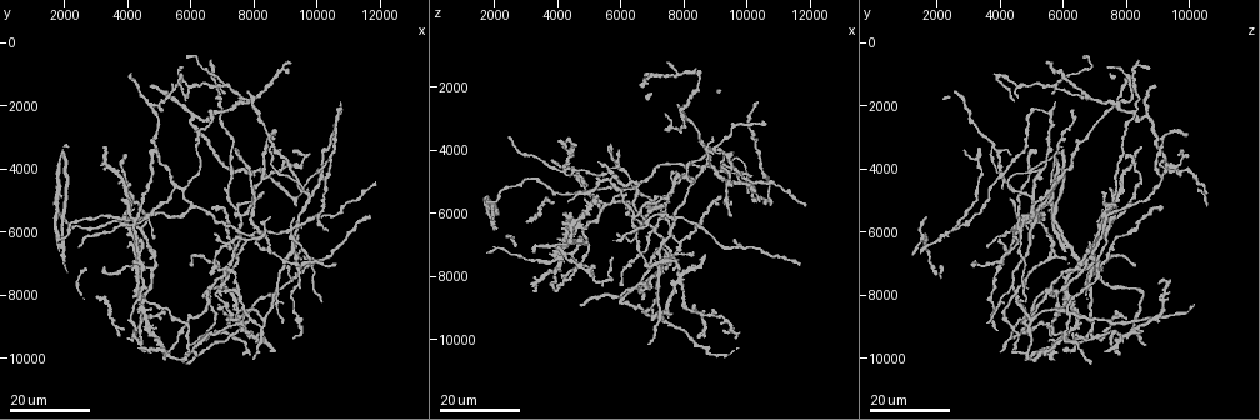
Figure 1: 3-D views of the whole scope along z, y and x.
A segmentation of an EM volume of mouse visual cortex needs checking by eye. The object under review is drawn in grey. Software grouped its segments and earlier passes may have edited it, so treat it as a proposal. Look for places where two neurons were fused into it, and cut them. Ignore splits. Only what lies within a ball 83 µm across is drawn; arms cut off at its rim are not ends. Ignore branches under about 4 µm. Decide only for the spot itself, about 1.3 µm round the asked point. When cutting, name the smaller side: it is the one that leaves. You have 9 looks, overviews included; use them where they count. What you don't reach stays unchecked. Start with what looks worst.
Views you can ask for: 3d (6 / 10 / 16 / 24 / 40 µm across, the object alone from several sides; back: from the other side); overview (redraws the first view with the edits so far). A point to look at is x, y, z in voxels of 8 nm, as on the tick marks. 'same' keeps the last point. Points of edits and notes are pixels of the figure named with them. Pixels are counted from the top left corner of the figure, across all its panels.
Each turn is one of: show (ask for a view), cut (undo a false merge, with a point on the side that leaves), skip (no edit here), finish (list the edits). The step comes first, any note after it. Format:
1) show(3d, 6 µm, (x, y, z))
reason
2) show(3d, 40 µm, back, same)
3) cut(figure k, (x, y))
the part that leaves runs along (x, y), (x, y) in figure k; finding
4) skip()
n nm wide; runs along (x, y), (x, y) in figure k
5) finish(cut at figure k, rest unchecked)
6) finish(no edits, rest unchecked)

show(3d, 16 µm, (6900, 2300, 8300))
branch point

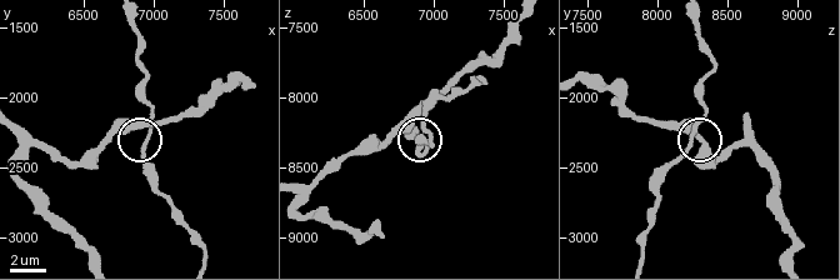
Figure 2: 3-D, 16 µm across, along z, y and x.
show(3d, 10 µm, (6940, 2300, 8240))

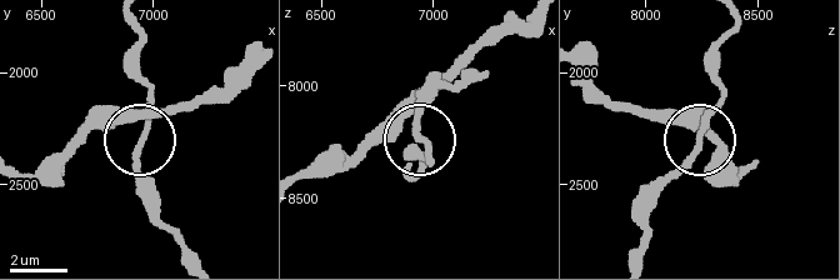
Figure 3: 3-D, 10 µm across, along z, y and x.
skip()
side arm 20 µm; runs along (631, 259), (648, 194), (699, 136), (723, 94), (720, 81) in figure 3; one neuron here

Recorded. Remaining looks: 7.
show(3d, 16 µm, (8700, 7700, 4400))
three-way junction

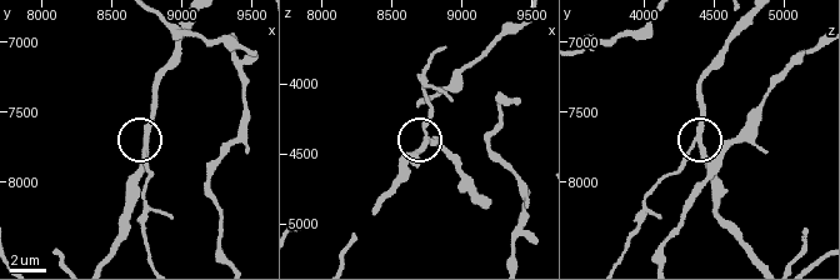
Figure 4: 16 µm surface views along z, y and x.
show(3d, 6 µm, (8760, 7740, 4380))

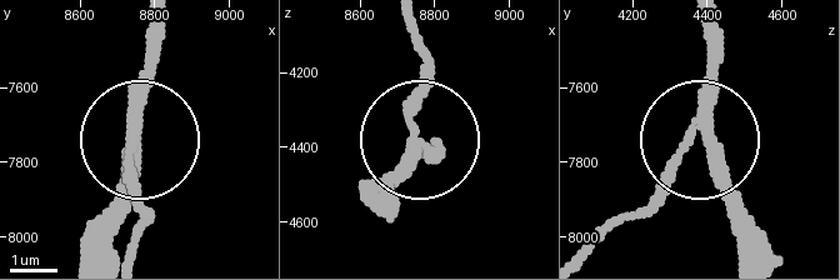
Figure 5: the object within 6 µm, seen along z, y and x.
cut(figure 5, (134, 198))
side arm 35 µm; the part that leaves runs along (138, 139), (125, 171), (138, 206), (129, 254) in figure 5; two neurons meet here

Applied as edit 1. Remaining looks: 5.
show(overview)
redraw

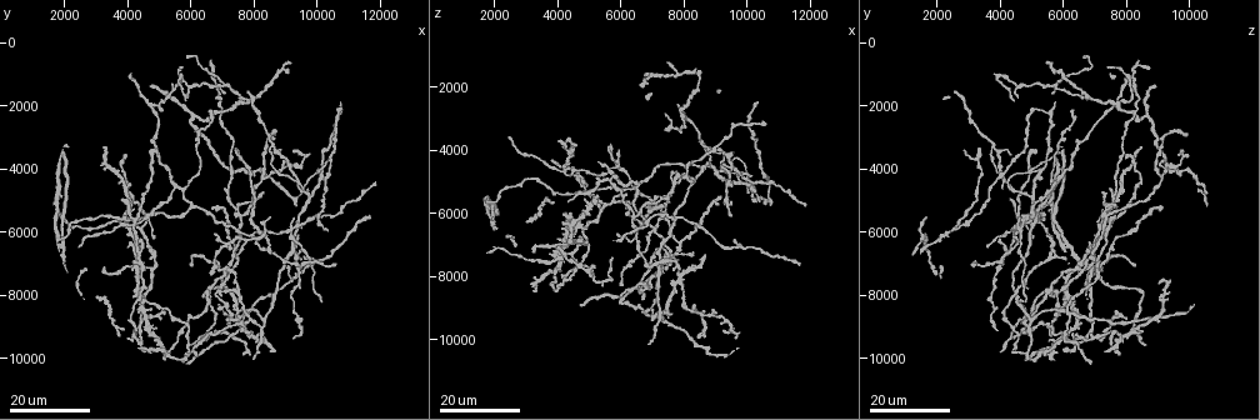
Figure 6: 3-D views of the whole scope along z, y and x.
show(3d, 16 µm, (9400, 4700, 4400))
arms part here

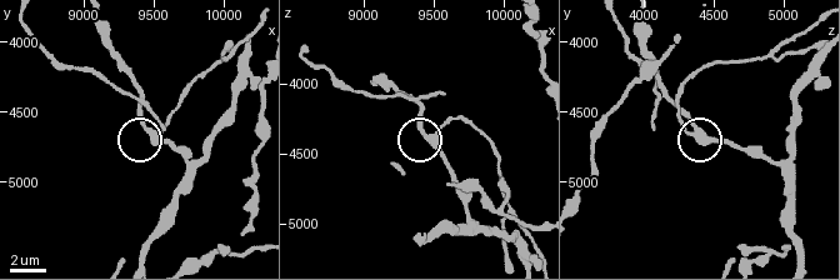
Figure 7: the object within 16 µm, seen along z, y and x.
show(3d, 6 µm, (9500, 4660, 4400))

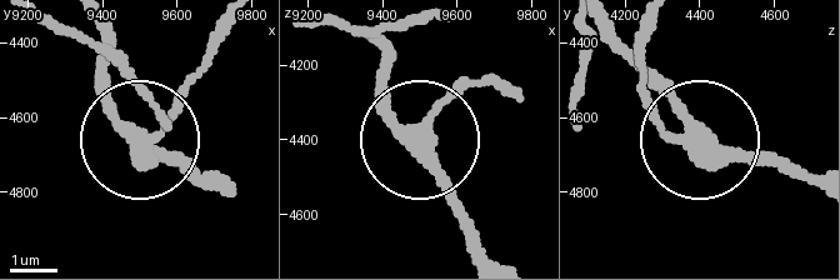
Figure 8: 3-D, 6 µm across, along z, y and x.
skip()
320 nm wide; runs along (488, 253), (415, 134), (428, 110), (484, 78) in figure 8; one neuron here

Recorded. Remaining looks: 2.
show(3d, 16 µm, (7500, 5300, 7400))
side arm on a straight run

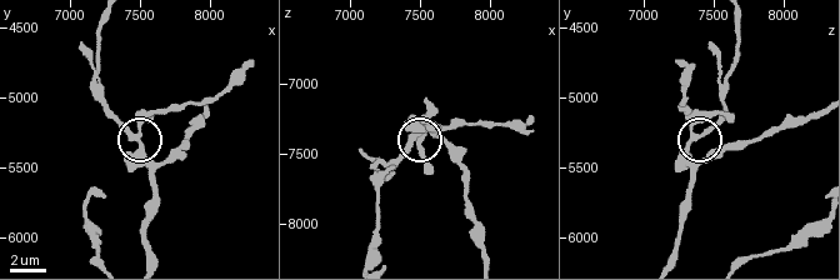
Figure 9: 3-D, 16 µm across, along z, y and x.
show(3d, 10 µm, (7460, 5260, 7360))

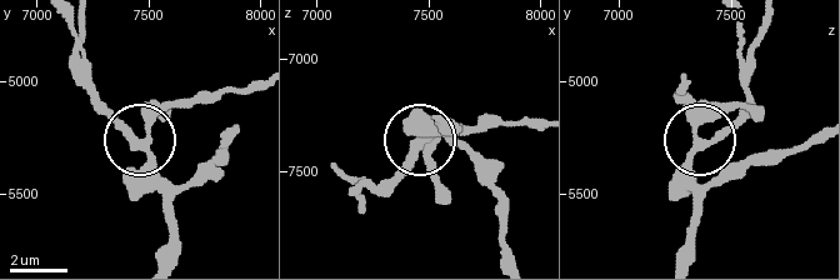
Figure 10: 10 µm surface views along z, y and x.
skip()
3 arms; runs along (680, 255), (693, 234), (695, 133), (688, 93) in figure 10; one neuron here

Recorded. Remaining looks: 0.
finish(cut at figure 5, rest unchecked)

